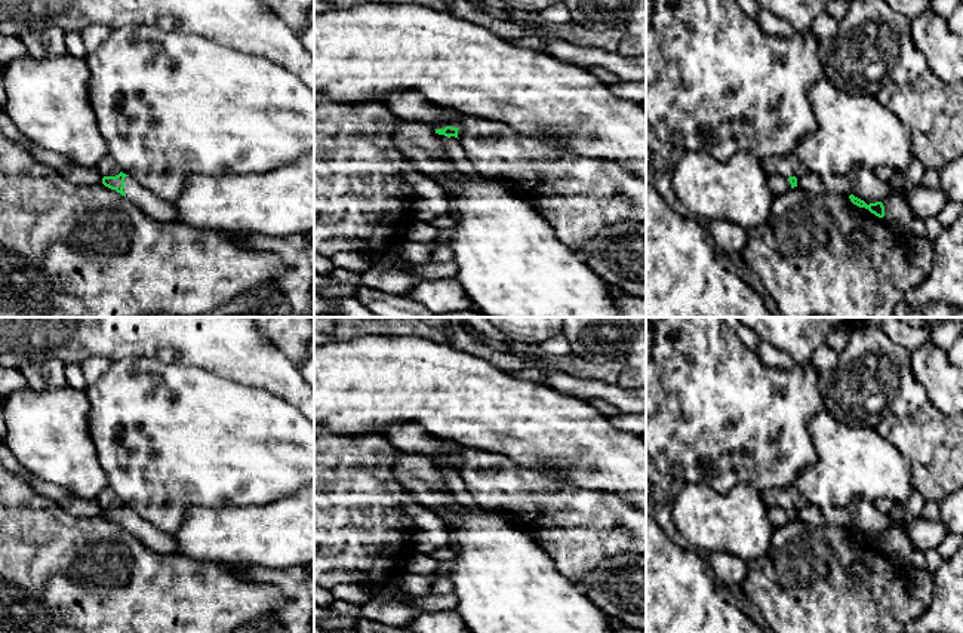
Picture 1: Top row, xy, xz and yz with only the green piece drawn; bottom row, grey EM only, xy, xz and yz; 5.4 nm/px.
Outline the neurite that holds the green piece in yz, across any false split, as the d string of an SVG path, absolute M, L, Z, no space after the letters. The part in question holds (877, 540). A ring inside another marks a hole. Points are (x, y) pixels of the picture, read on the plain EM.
M853 526L849 528L850 534L859 540L868 541L871 546L874 546L879 550L884 549L884 538L882 534L870 535L867 537L864 532L855 529Z

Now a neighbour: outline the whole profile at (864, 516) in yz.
M858 501L849 506L847 510L852 526L867 537L876 534L883 535L892 525L889 514L882 513L874 503Z

